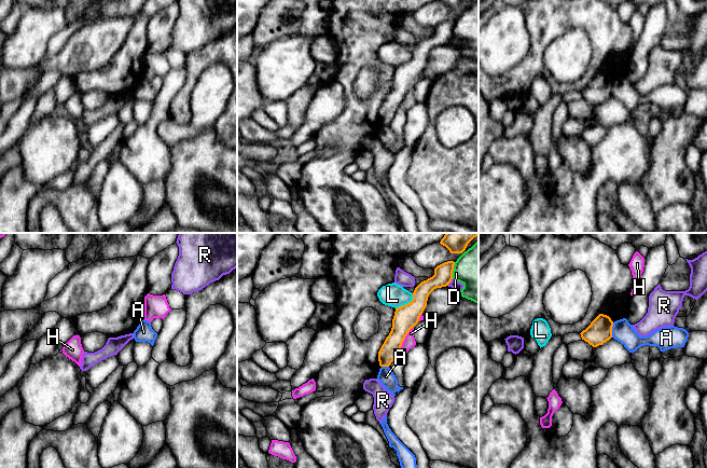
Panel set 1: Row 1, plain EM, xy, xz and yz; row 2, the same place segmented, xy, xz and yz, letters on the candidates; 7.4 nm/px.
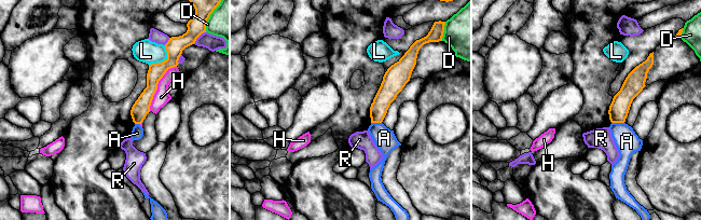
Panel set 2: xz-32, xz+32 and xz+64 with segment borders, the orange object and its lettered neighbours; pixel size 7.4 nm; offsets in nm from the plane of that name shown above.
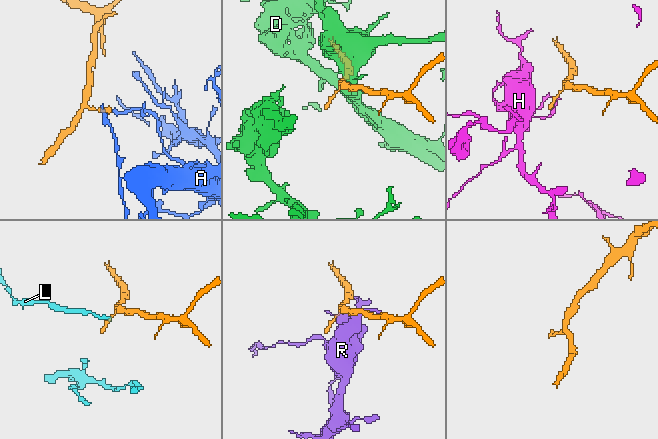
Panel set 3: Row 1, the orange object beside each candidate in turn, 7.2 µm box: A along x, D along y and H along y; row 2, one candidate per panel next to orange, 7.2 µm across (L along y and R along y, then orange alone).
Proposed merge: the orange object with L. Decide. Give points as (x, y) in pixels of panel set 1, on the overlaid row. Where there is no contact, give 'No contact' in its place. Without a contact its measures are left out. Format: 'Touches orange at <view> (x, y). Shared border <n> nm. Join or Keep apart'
Touches orange at xz (407, 303). Shared border 180 nm. Keep apart

